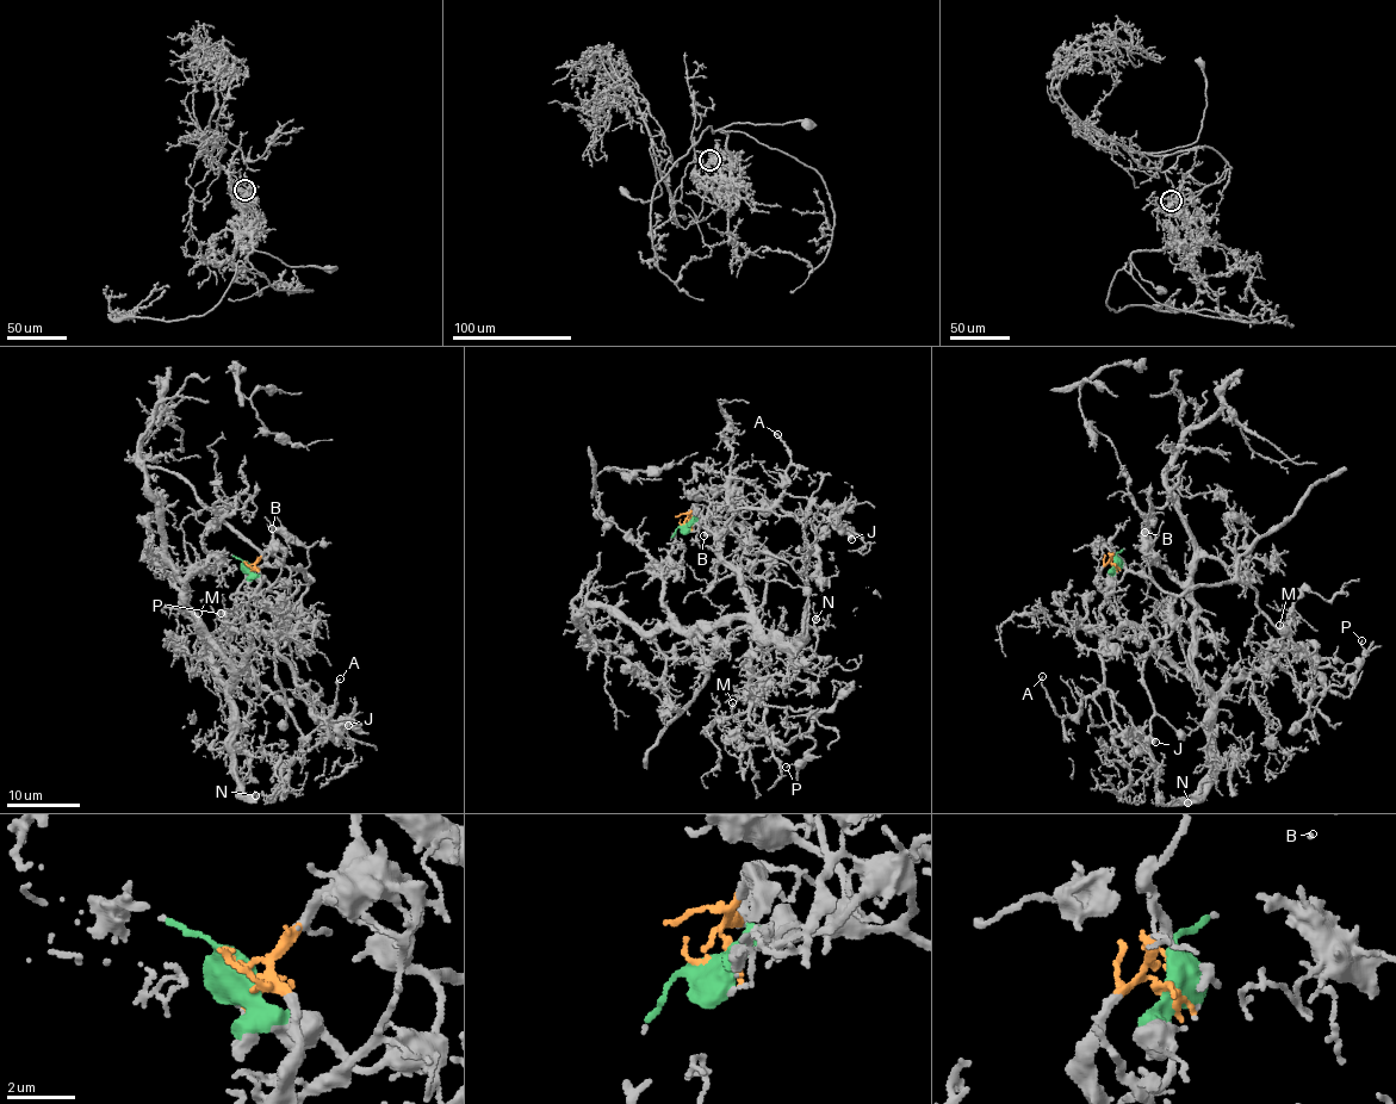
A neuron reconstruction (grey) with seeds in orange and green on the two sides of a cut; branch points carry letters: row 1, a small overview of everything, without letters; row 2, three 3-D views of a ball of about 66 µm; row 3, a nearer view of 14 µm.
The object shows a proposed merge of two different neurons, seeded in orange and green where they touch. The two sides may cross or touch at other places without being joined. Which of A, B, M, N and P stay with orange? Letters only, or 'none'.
A, M, N

